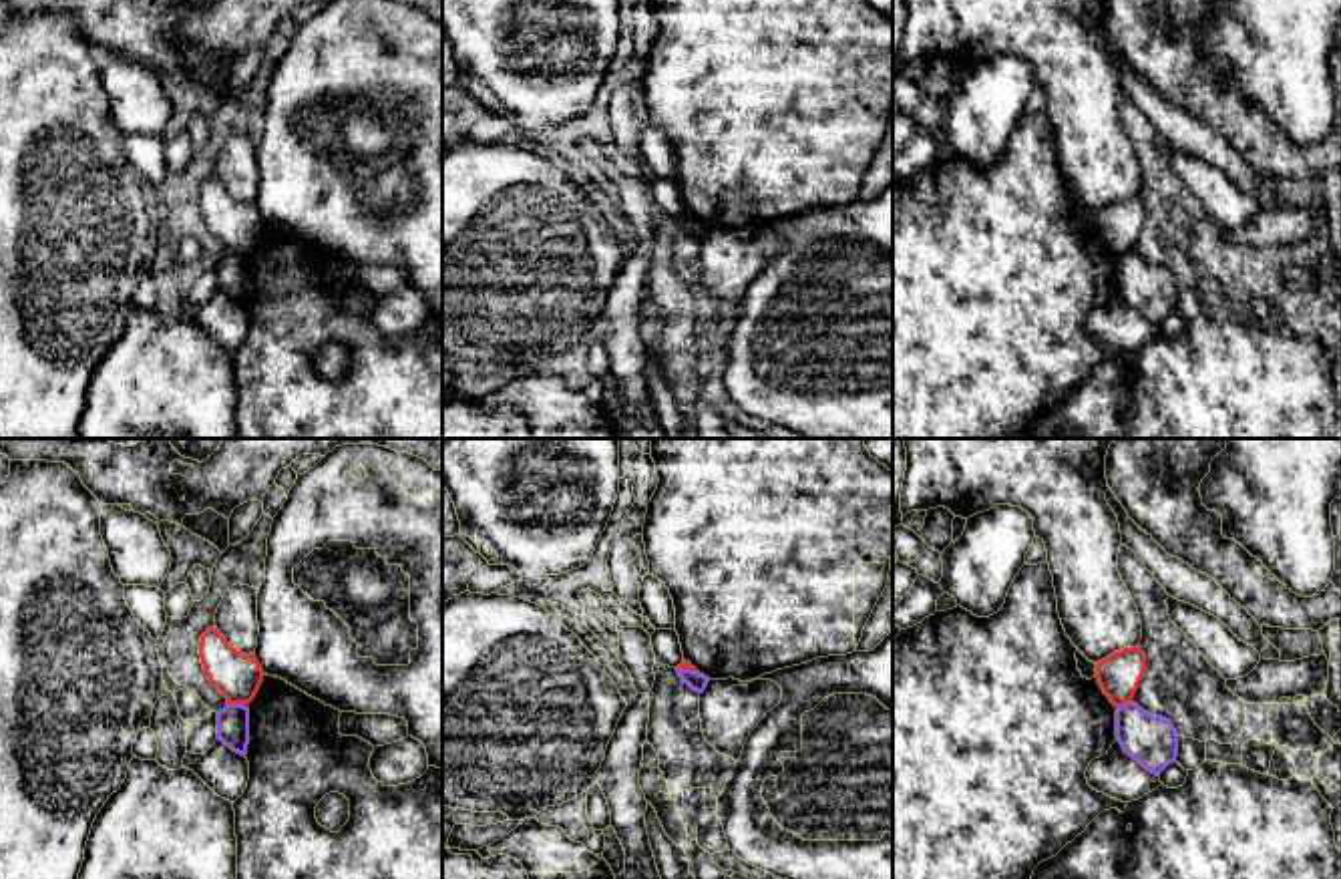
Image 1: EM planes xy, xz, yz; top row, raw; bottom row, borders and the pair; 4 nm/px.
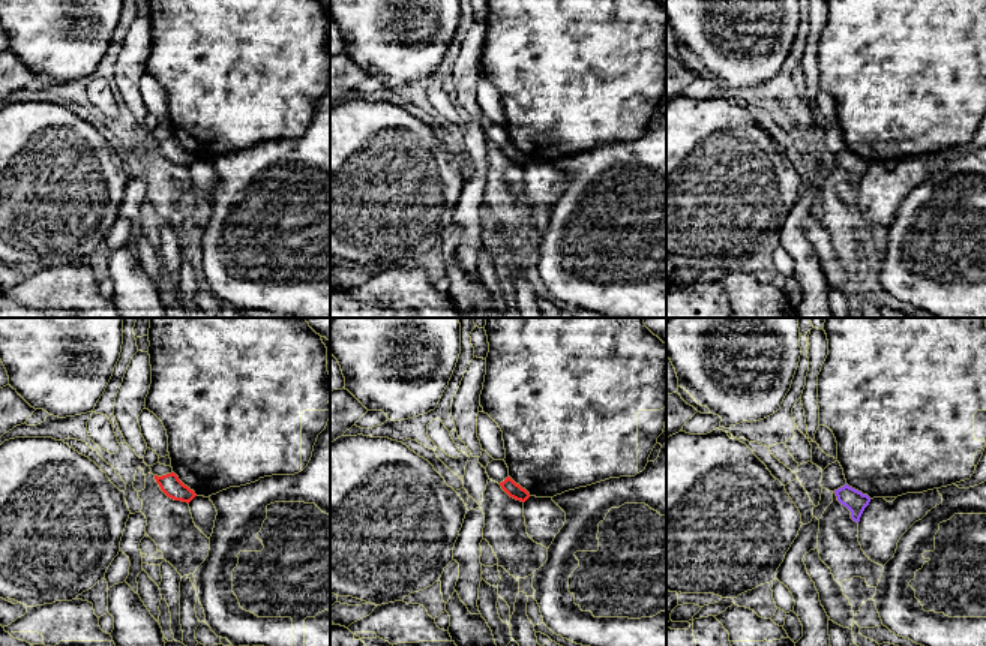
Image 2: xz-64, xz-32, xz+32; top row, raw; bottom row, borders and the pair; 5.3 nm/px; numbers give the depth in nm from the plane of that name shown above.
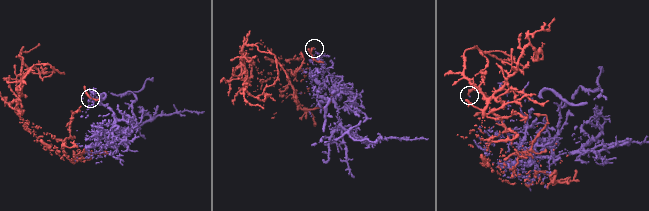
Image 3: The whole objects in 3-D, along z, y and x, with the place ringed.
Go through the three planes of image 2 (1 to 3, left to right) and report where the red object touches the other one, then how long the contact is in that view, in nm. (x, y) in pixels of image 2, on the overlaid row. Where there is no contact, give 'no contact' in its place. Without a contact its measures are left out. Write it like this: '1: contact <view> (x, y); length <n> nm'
1: no contact
2: no contact
3: no contact

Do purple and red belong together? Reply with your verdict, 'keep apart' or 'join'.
keep apart

